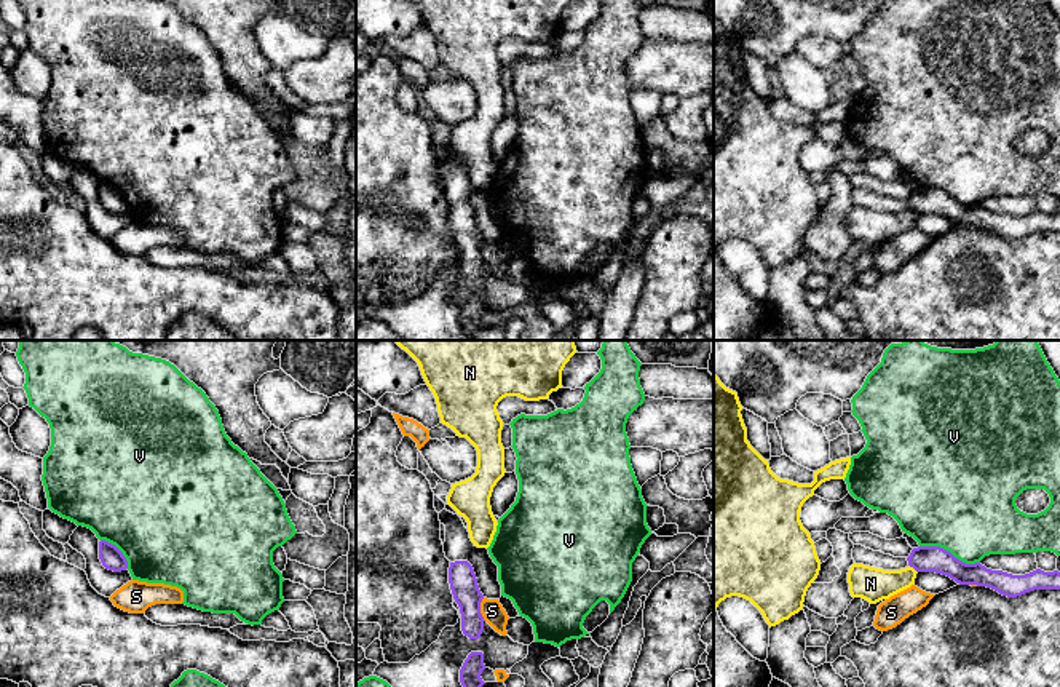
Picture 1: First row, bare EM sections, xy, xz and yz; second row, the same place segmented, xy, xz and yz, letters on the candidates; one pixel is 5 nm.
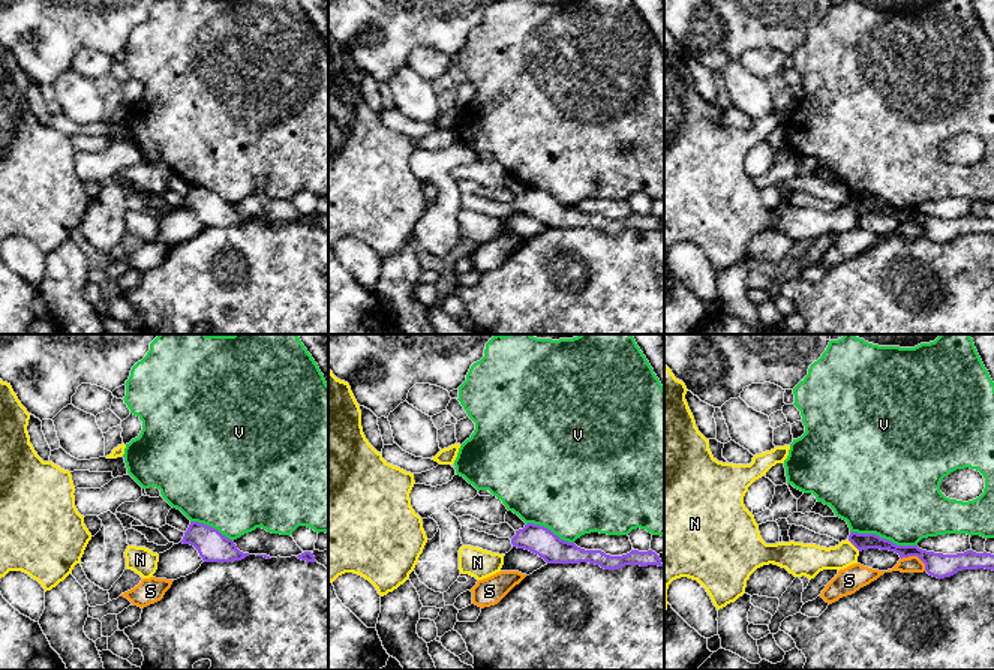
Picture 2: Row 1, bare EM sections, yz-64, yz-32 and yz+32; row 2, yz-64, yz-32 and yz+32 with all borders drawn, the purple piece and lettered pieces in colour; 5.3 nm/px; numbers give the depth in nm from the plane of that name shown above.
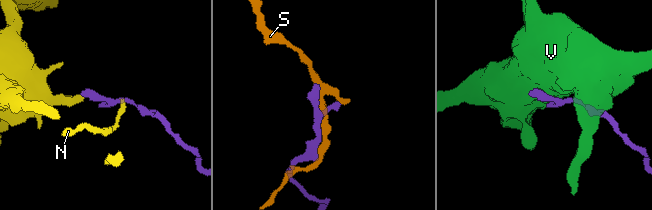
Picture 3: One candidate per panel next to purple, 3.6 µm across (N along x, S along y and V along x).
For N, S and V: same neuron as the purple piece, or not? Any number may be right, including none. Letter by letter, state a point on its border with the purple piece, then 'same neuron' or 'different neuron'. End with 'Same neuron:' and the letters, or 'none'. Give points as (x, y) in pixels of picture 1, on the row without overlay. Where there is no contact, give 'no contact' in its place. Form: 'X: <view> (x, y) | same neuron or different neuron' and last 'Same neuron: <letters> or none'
N: yz (913, 210) | different neuron
S: xz (479, 251) | different neuron
V: yz (949, 194) | different neuron
Same neuron: none

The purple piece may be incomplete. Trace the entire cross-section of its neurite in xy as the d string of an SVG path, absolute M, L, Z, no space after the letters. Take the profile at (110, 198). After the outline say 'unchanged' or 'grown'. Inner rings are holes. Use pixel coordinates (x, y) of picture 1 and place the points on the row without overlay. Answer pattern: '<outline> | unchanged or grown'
M105 182L99 184L99 201L109 212L121 214L128 211L128 203L123 195L115 187Z | unchanged

